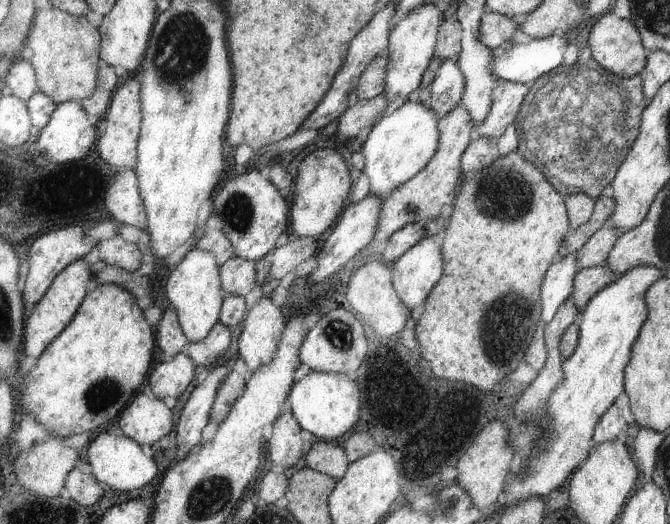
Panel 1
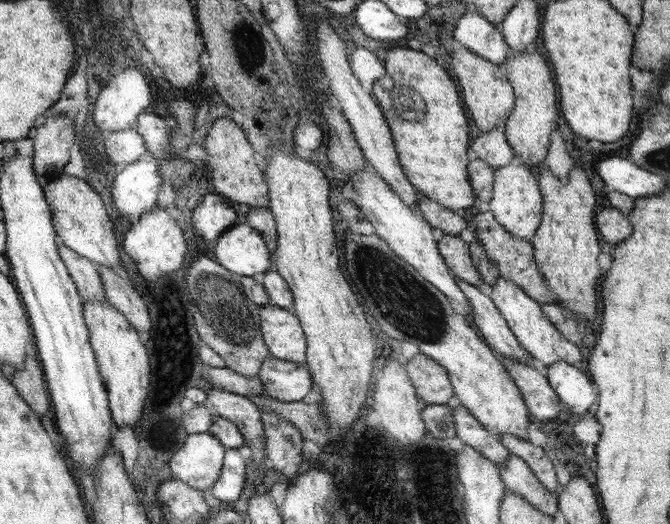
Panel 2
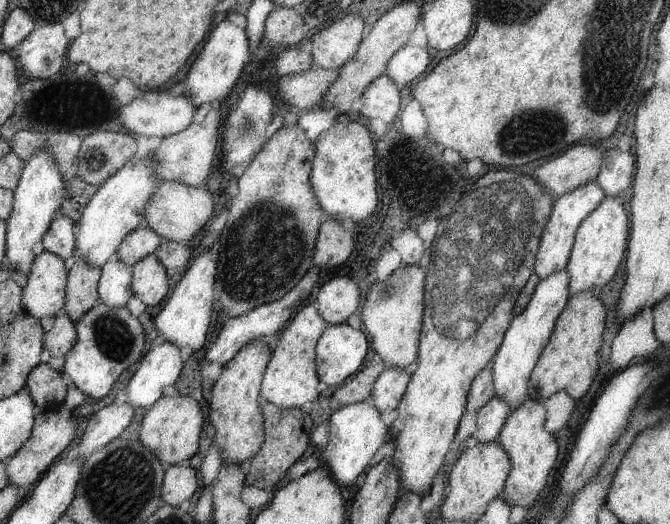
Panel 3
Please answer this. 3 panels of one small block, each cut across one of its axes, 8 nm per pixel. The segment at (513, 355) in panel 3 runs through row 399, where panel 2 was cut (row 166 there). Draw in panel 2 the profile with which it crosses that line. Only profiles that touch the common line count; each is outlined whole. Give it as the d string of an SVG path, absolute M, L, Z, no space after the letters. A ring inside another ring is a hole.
M518 161L495 170L493 193L490 197L490 210L495 214L496 221L504 225L518 239L531 241L539 230L542 218L542 188L536 181L530 168Z

